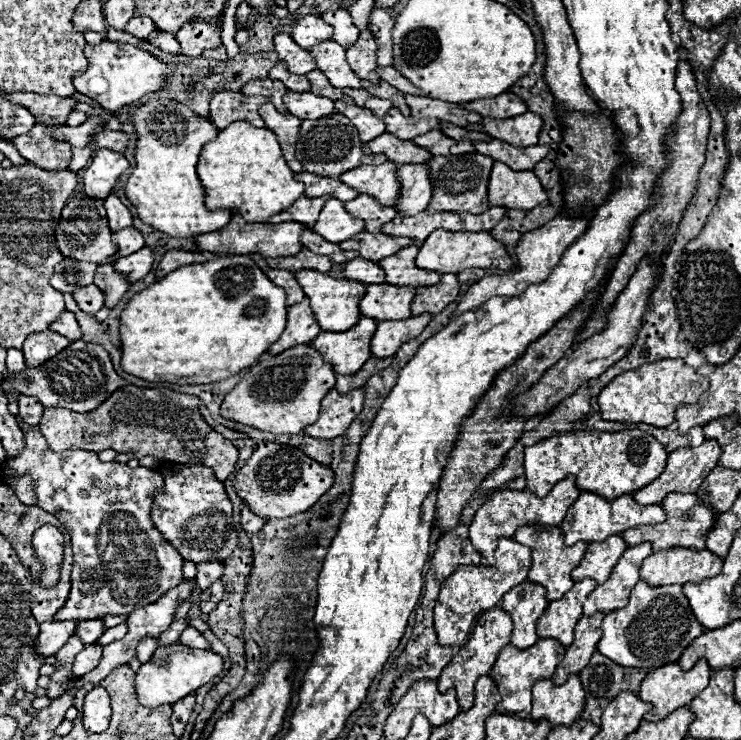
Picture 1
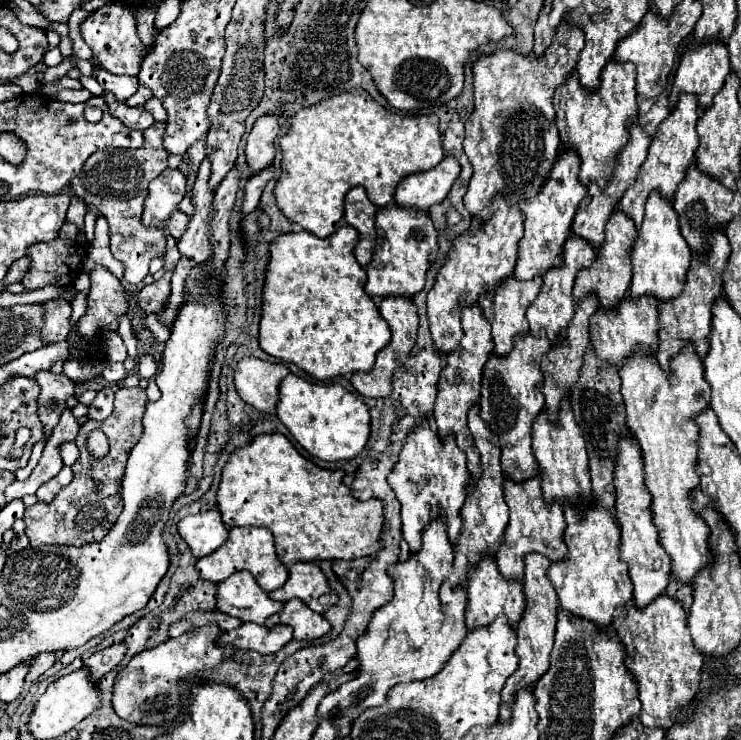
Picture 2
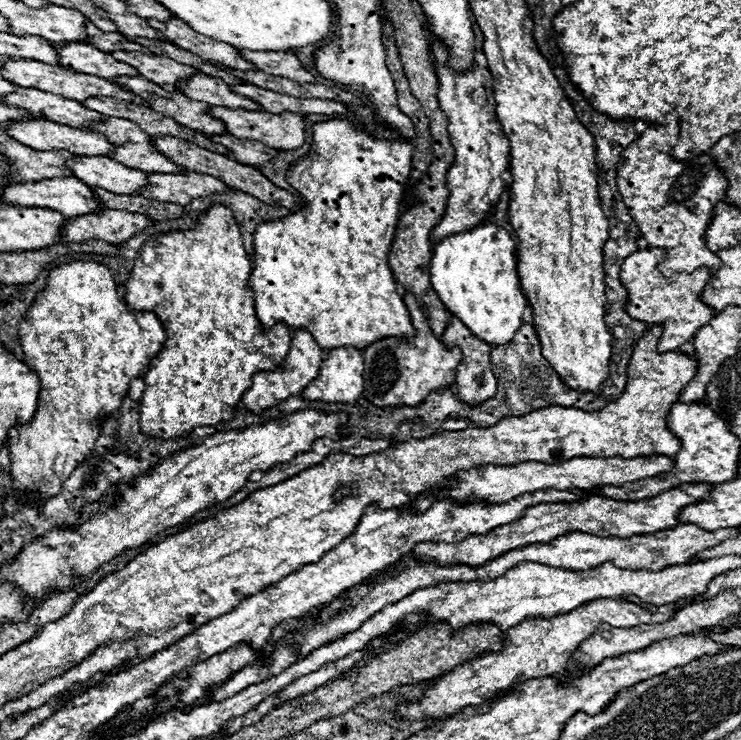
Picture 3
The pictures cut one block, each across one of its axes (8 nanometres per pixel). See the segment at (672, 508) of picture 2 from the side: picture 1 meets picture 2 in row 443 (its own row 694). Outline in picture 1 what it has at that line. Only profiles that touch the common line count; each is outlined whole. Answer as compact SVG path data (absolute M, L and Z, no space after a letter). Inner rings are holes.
M700 660L692 670L684 672L678 664L666 664L664 668L656 668L656 672L648 672L646 678L642 680L640 684L640 700L644 702L650 702L652 704L652 710L644 716L646 722L658 722L662 718L666 718L670 712L682 708L682 706L688 706L706 686L708 686L708 680L710 680L710 666L706 660Z

